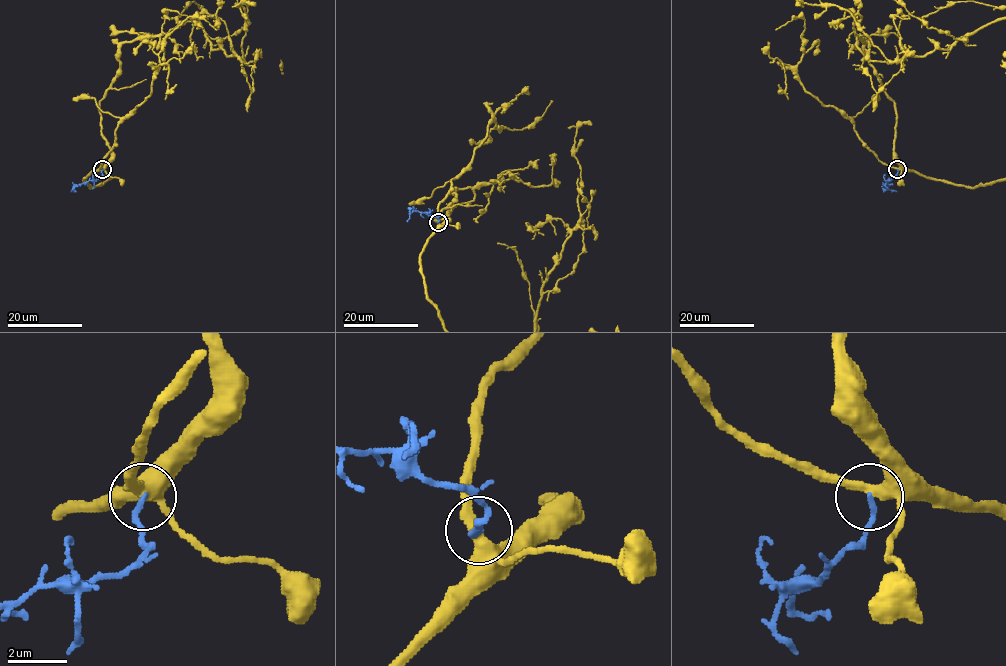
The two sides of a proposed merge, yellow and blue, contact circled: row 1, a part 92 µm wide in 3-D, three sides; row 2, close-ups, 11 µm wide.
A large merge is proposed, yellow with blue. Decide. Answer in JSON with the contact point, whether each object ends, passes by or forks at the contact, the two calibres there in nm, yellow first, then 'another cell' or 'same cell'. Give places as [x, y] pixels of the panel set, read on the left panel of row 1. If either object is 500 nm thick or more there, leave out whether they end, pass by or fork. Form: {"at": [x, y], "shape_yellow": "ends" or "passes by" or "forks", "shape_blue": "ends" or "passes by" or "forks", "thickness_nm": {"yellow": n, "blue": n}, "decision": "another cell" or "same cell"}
{"at": [102, 169], "shape_yellow": "forks", "shape_blue": "ends", "thickness_nm": {"yellow": 340, "blue": 180}, "decision": "another cell"}

